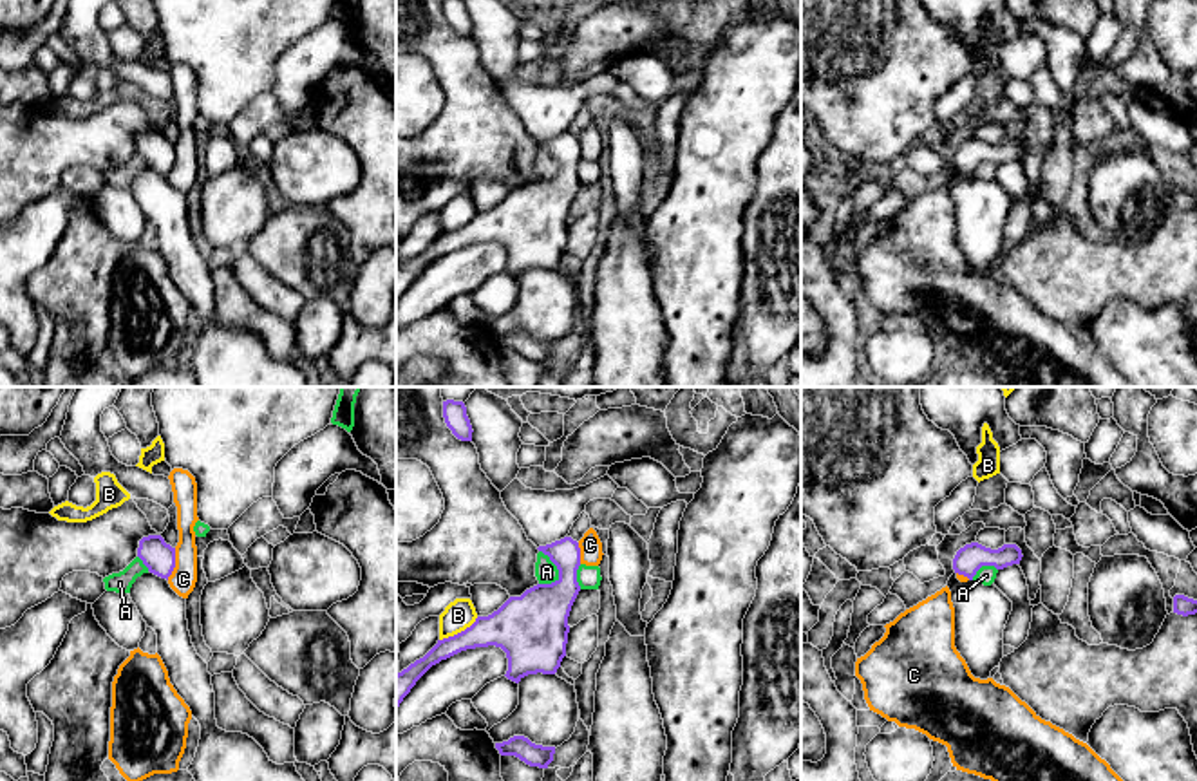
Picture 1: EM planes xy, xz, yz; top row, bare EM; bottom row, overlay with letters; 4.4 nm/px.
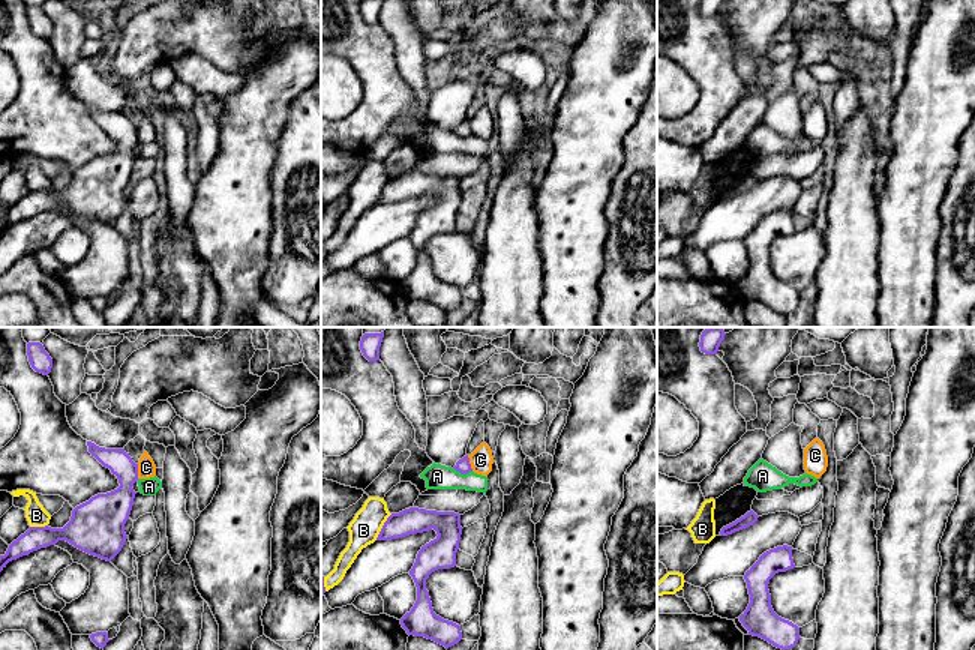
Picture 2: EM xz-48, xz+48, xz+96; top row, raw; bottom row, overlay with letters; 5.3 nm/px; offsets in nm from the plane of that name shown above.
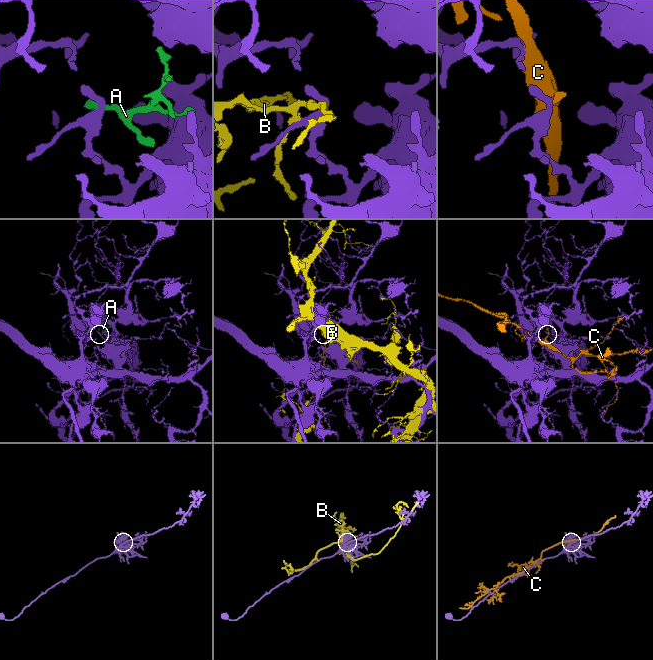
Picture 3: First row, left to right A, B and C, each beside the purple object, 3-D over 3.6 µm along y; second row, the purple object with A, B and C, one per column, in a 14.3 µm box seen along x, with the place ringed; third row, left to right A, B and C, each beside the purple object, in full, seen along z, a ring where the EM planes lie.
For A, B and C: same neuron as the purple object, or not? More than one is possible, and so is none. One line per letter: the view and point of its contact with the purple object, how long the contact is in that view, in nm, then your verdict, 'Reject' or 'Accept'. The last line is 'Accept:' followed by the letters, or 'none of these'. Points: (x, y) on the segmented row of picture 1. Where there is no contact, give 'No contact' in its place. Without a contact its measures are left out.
A: Touches purple at xz (556, 564). Shared border 170 nm. Reject
B: Touches purple at xz (458, 633). Shared border 200 nm. Reject
C: Touches purple at xy (174, 564). Shared border 150 nm. Reject
Accept: none of these

